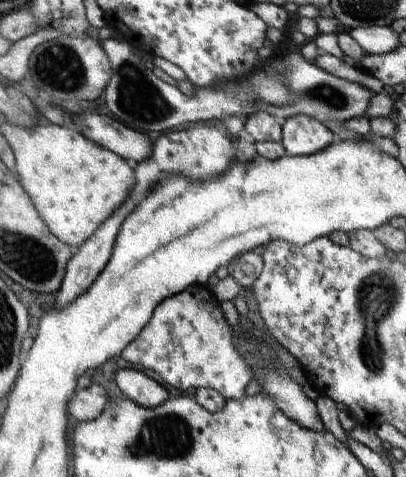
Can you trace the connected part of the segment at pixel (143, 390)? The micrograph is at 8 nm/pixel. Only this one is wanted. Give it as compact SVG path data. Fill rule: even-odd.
M132 368L120 370L116 383L129 399L148 409L168 400L168 392L160 383Z

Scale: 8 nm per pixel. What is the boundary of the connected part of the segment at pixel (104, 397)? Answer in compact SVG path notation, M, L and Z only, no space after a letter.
M92 383L87 388L78 388L67 402L67 413L78 422L94 420L100 416L108 402L108 395L102 385Z

